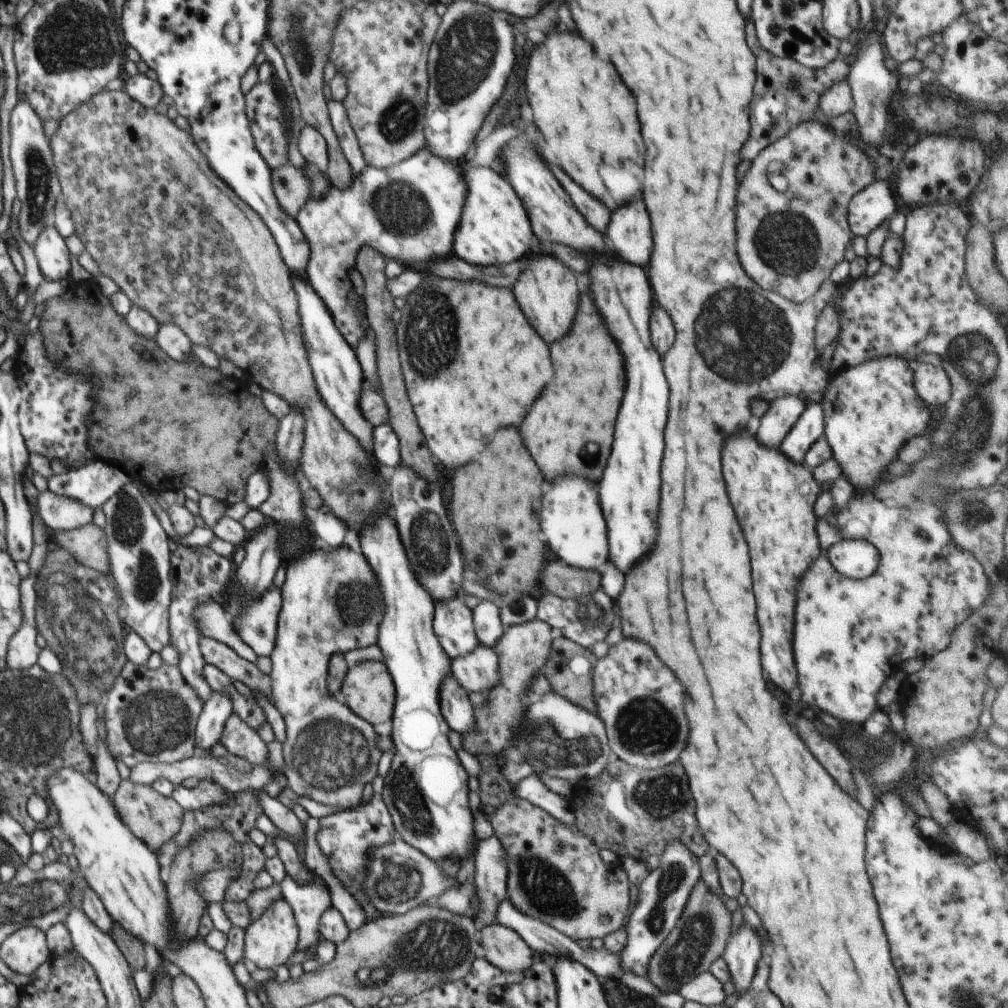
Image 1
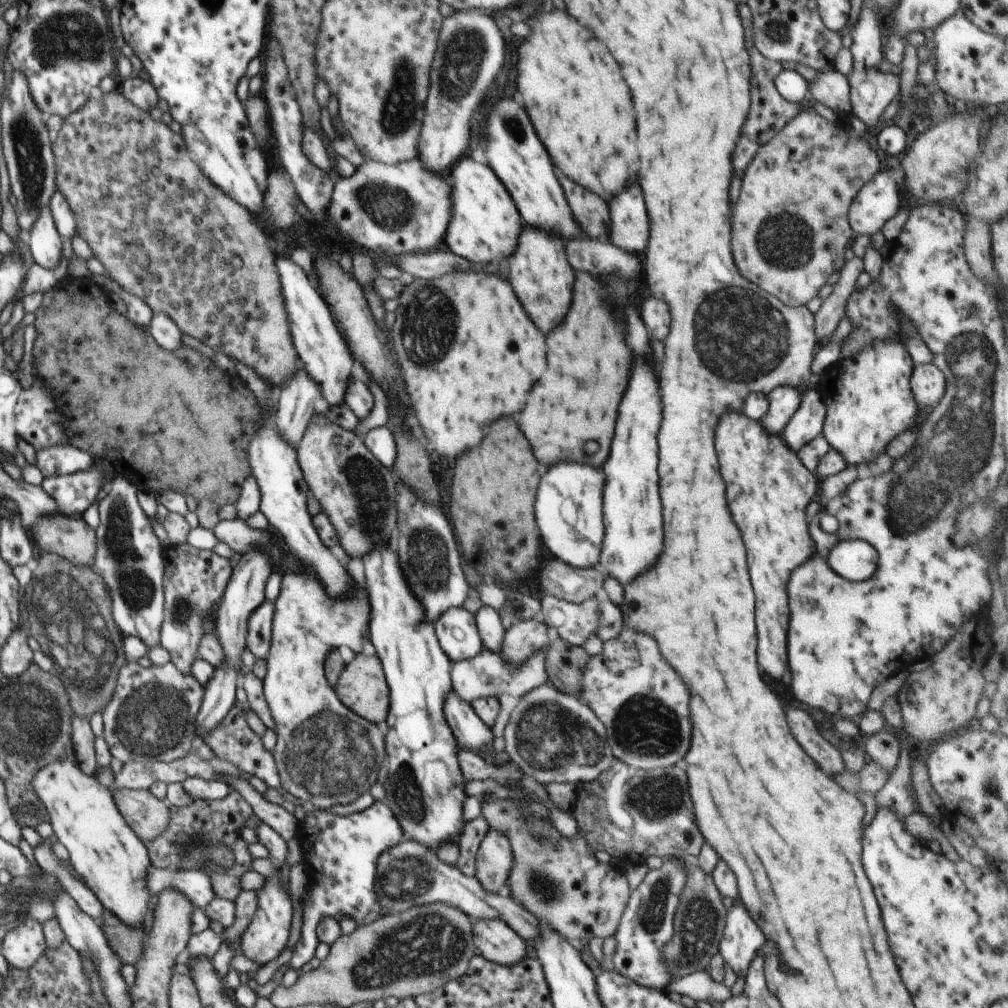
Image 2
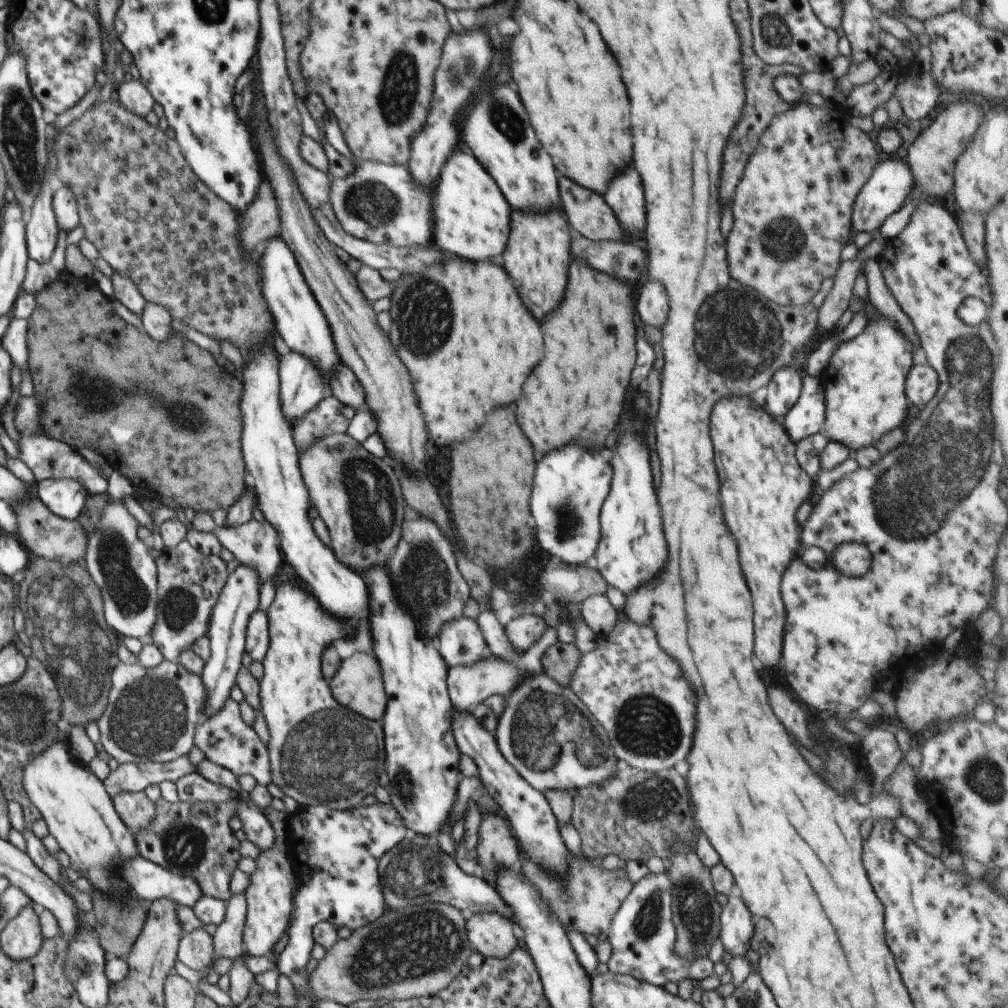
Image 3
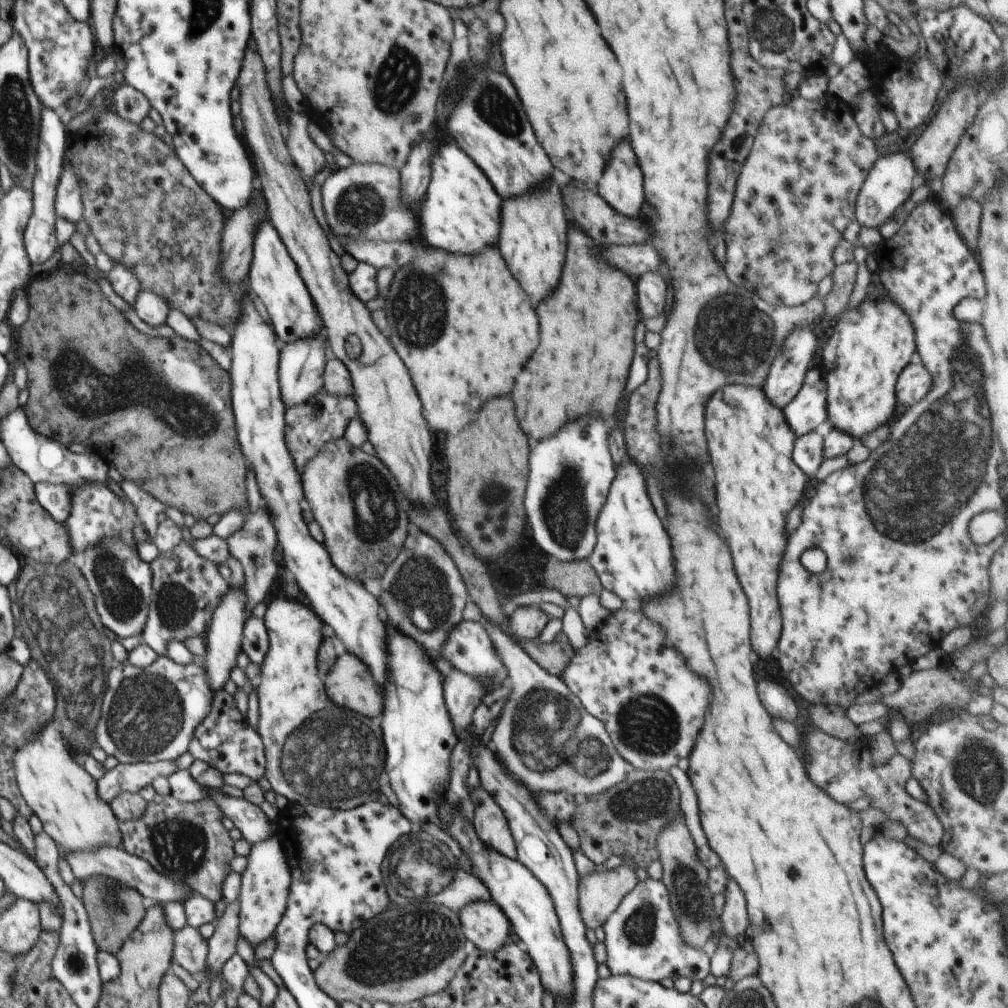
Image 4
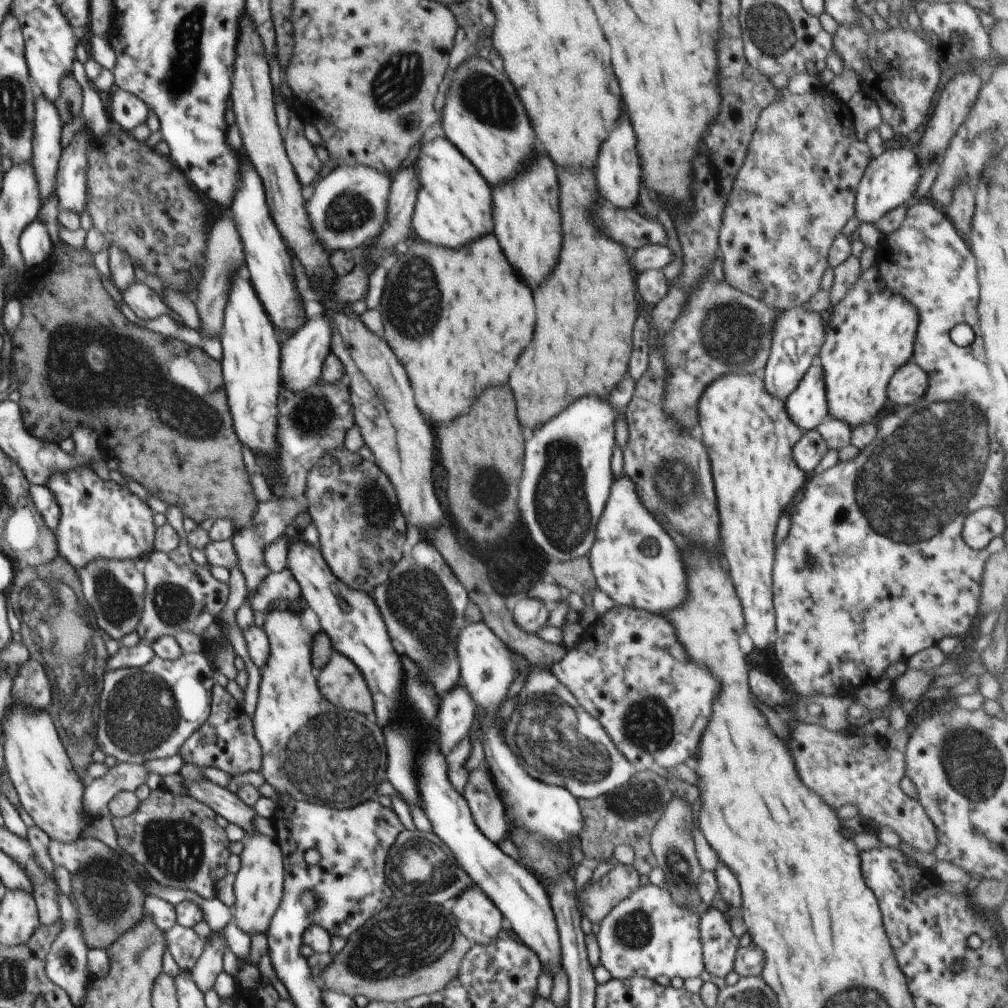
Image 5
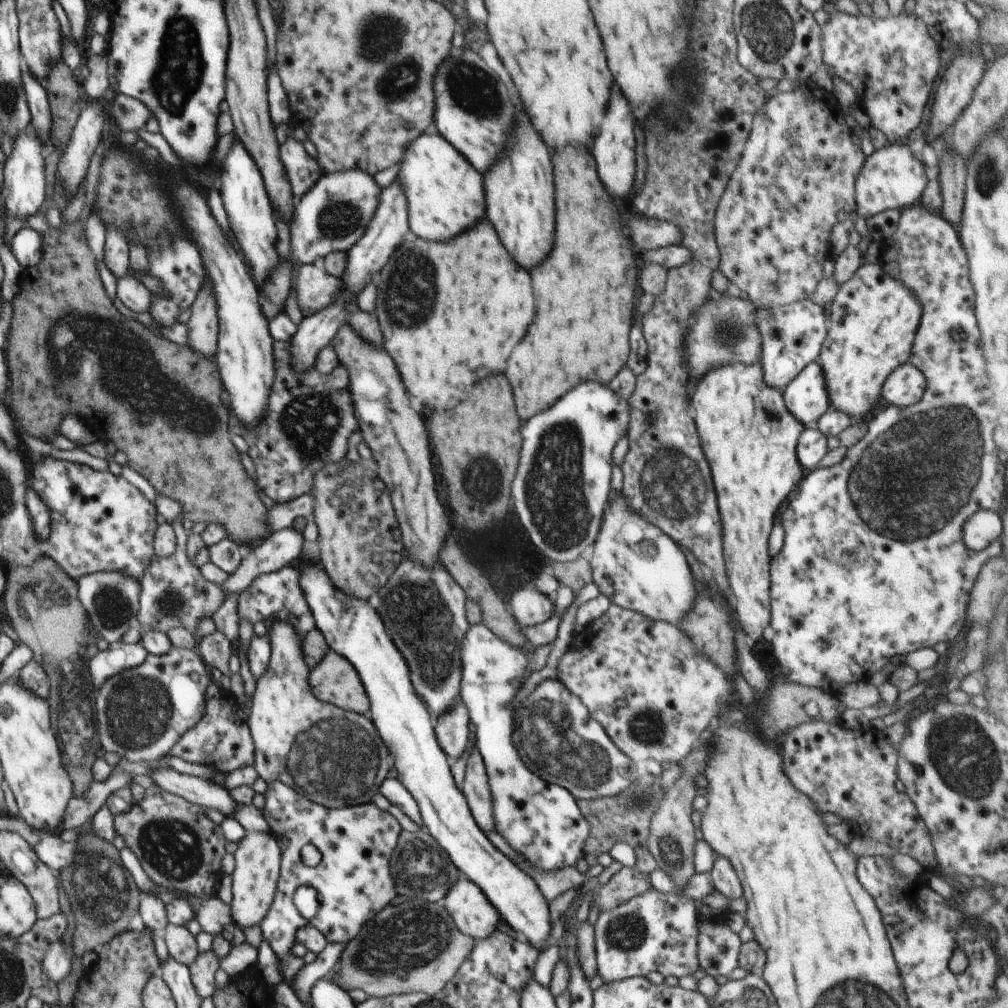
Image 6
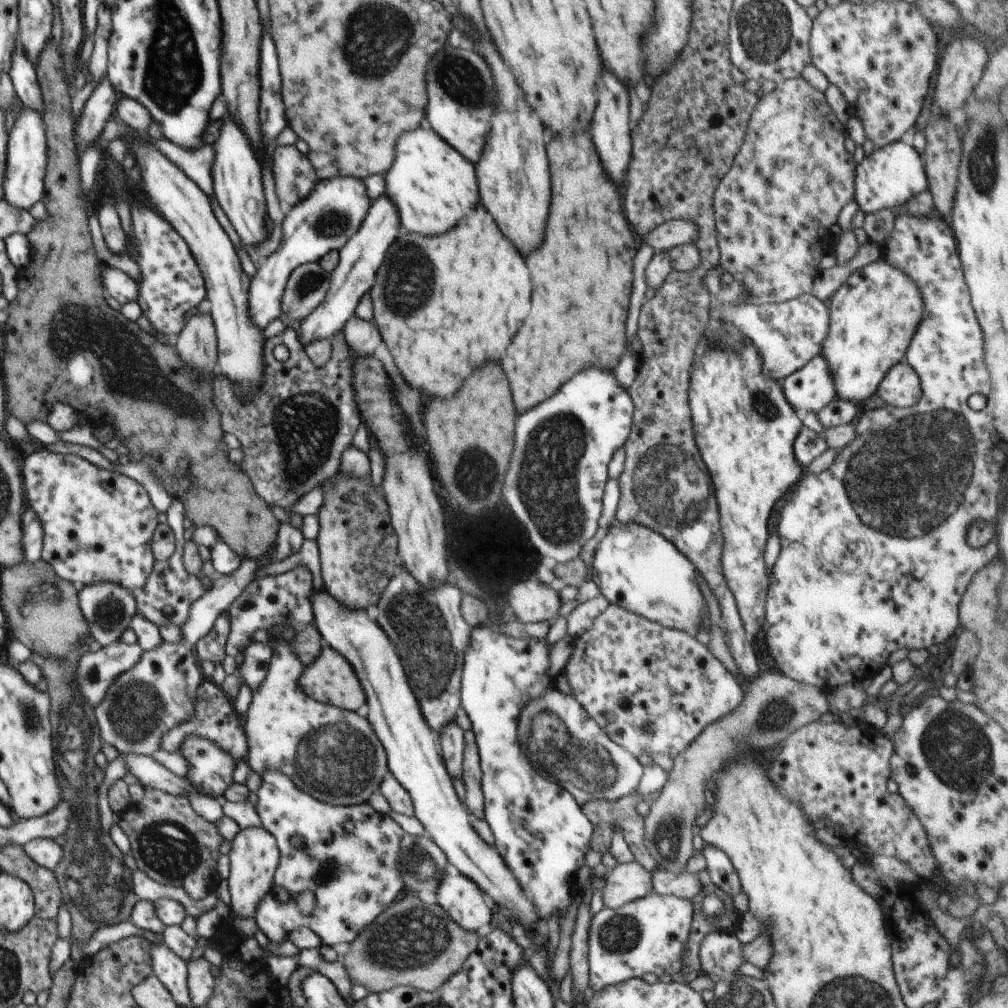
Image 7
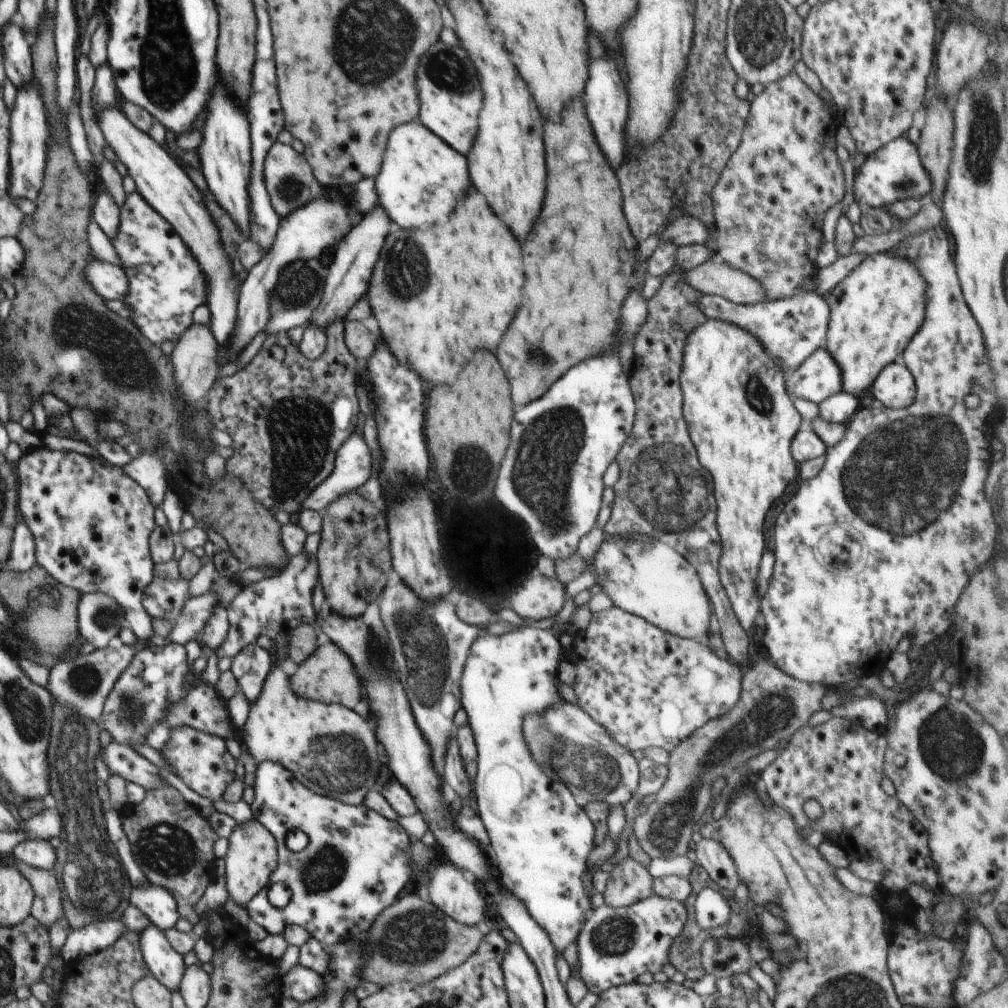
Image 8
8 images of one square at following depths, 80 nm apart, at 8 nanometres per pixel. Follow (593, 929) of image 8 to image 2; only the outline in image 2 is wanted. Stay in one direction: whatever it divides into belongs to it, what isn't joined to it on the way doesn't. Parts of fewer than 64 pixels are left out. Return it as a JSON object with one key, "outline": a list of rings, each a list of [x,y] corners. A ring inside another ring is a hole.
{"outline":[[[668,857],[664,859],[662,868],[649,870],[646,878],[631,891],[624,914],[620,918],[620,924],[614,932],[616,951],[608,962],[608,966],[640,986],[662,989],[674,982],[666,966],[666,960],[662,958],[662,952],[664,952],[664,946],[670,944],[674,936],[674,914],[680,892],[686,884],[684,866],[685,862],[682,859]]]}

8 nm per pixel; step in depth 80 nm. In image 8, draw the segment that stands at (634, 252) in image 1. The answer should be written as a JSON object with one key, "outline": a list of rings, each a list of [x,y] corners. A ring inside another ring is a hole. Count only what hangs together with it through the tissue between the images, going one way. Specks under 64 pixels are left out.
{"outline":[[[596,58],[590,62],[590,80],[586,86],[586,110],[588,120],[592,124],[594,136],[612,168],[620,168],[620,164],[626,158],[626,136],[624,126],[628,120],[628,94],[624,88],[624,82],[620,78],[618,66],[614,60]]]}

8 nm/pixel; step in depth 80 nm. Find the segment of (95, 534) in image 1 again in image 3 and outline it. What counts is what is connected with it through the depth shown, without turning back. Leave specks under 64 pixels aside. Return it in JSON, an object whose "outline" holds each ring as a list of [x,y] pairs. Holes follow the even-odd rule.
{"outline":[[[27,485],[31,486],[31,498],[25,503],[12,506],[12,509],[17,514],[18,531],[16,532],[16,536],[18,536],[18,540],[27,548],[28,552],[34,552],[39,557],[42,556],[48,560],[58,560],[65,567],[76,563],[78,558],[85,556],[89,547],[89,535],[85,531],[85,528],[78,519],[65,519],[54,514],[42,501],[38,500],[36,488],[34,488],[35,485]]]}

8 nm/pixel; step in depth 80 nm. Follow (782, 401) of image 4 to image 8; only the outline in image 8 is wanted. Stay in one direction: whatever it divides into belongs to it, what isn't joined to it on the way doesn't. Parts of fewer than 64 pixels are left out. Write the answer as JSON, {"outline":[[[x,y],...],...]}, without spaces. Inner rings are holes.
{"outline":[[[804,292],[786,299],[777,299],[768,302],[756,302],[752,305],[738,305],[722,296],[700,294],[696,302],[700,312],[707,319],[724,320],[730,322],[752,336],[760,338],[766,354],[782,368],[782,370],[797,370],[800,364],[808,358],[814,350],[825,347],[826,336],[830,319],[830,308],[826,297],[816,292]]]}

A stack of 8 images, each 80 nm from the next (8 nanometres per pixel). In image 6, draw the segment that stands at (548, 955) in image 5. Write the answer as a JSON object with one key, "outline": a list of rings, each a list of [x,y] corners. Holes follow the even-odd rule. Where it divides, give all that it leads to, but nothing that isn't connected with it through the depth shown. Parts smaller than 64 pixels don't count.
{"outline":[[[298,560],[297,568],[301,572],[299,583],[317,629],[324,635],[330,649],[352,662],[364,682],[372,704],[372,722],[394,756],[394,768],[400,776],[400,782],[418,802],[422,826],[426,826],[446,850],[462,875],[480,887],[514,932],[522,932],[527,942],[540,952],[546,950],[550,947],[548,941],[553,926],[548,902],[536,888],[536,882],[532,884],[532,878],[526,872],[522,874],[522,870],[510,858],[494,848],[470,814],[466,797],[454,784],[448,756],[438,744],[433,718],[428,716],[426,705],[422,704],[412,688],[408,666],[386,634],[380,616],[366,599],[352,598],[336,588],[324,567]]]}

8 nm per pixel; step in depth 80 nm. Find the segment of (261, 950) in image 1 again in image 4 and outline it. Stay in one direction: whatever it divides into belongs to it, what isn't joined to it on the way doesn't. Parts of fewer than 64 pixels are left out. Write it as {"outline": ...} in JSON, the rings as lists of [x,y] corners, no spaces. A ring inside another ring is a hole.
{"outline":[[[274,834],[267,841],[252,845],[250,854],[247,856],[248,865],[241,874],[242,885],[238,898],[241,904],[239,929],[241,936],[250,943],[253,949],[263,940],[274,938],[281,916],[286,910],[291,889],[287,857],[278,834]]]}

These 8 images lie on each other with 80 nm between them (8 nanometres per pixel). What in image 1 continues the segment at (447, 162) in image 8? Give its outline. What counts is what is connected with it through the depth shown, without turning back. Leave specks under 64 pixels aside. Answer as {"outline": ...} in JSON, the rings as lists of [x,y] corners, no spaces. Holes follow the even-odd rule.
{"outline":[[[473,167],[463,170],[468,194],[464,198],[464,208],[460,214],[460,224],[456,226],[452,238],[452,252],[457,258],[476,266],[510,264],[541,246],[540,240],[532,232],[528,214],[516,198],[509,182],[500,178],[492,168]]]}

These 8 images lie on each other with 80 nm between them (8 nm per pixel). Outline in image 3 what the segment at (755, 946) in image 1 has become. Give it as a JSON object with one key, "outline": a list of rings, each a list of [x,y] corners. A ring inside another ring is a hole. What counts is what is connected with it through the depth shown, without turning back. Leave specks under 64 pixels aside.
{"outline":[[[732,886],[732,894],[721,912],[721,931],[719,938],[725,948],[734,957],[746,957],[750,940],[754,936],[754,924],[748,908],[740,898],[740,888]]]}

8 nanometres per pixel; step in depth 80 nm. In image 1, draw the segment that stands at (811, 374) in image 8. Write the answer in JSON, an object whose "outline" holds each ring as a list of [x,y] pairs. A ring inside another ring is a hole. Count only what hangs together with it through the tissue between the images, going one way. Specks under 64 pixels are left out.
{"outline":[[[806,401],[804,412],[792,426],[792,430],[786,434],[786,438],[780,444],[780,452],[788,456],[788,460],[796,464],[804,463],[804,454],[808,448],[824,435],[825,422],[823,404],[820,402]]]}

